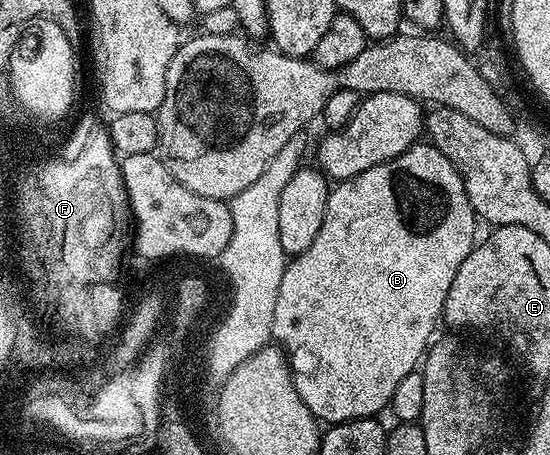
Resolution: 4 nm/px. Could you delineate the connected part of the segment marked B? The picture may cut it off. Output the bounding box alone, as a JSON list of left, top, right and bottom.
[271,140,478,424]

